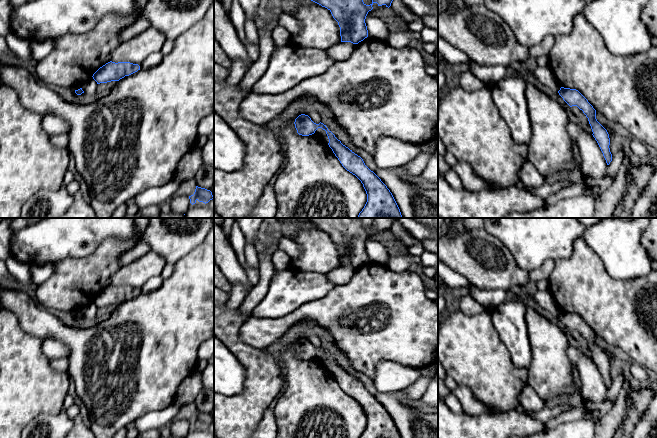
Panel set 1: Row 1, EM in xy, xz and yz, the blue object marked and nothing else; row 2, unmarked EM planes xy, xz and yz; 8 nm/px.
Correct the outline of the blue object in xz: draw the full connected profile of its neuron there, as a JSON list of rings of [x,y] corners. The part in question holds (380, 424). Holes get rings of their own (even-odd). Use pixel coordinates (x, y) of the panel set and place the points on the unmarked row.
[[[301,338],[295,343],[297,357],[309,360],[318,352],[326,355],[329,371],[342,390],[355,399],[363,408],[367,418],[367,426],[359,438],[401,438],[400,433],[387,410],[371,395],[363,383],[343,369],[323,347],[314,347],[308,339]]]

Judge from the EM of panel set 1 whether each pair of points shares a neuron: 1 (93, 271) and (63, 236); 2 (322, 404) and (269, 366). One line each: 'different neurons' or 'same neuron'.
1: different neurons
2: different neurons

